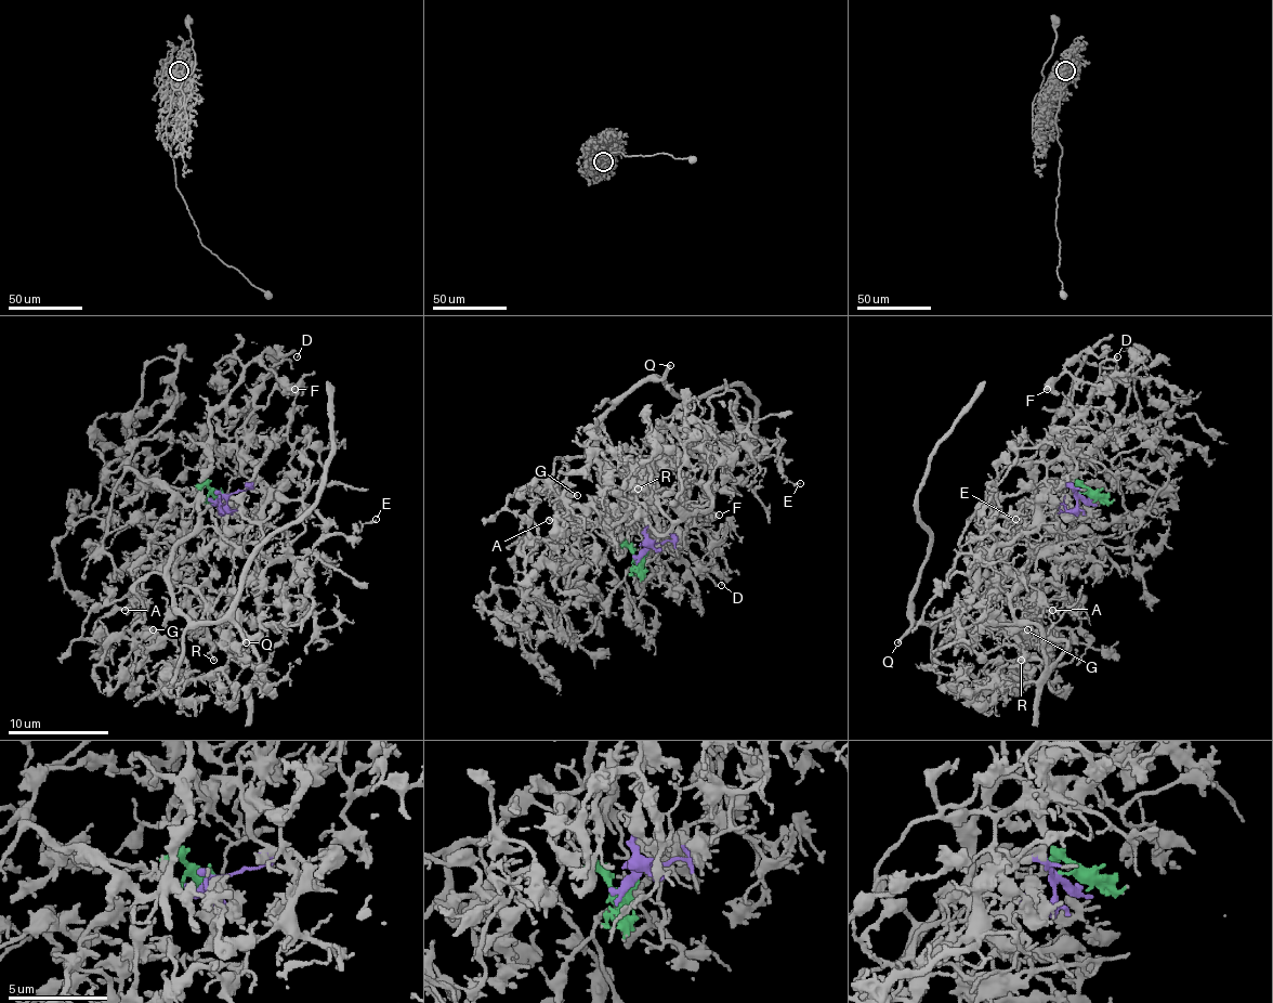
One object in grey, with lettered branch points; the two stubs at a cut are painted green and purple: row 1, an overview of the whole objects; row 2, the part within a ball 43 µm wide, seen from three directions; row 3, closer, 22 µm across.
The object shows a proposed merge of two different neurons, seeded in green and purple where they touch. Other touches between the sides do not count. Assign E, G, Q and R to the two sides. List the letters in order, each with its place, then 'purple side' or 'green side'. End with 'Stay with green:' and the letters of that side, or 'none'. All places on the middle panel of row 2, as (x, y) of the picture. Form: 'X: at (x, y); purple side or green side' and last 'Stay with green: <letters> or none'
E: at (800, 483); purple side
G: at (577, 495); green side
Q: at (670, 365); green side
R: at (638, 489); purple side
Stay with green: G, Q

